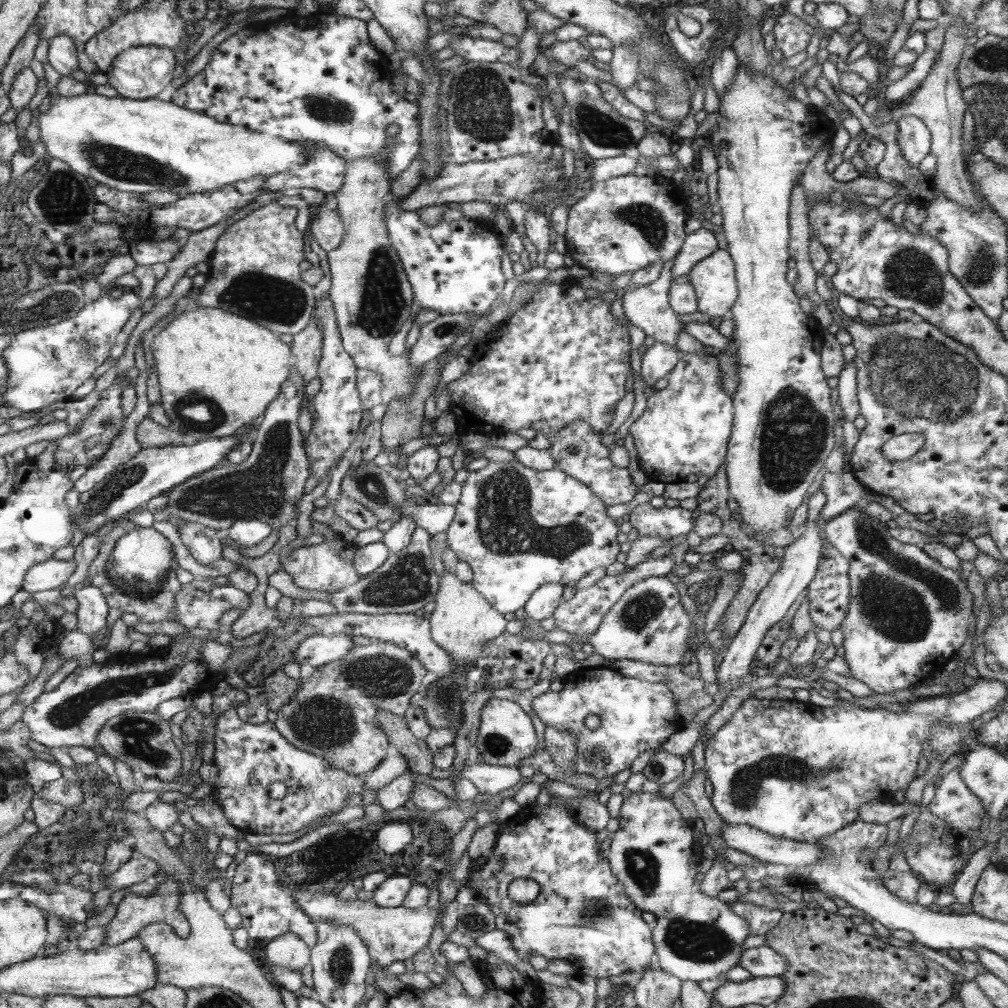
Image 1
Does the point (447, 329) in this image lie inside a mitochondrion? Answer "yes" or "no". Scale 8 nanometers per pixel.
yes

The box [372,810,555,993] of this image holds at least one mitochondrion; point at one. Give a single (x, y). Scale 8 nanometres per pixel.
(473, 922)

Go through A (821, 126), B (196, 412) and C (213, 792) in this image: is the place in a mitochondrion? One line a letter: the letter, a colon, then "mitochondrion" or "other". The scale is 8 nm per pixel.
A: other
B: mitochondrion
C: other

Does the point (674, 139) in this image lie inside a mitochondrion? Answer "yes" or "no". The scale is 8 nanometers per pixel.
no

